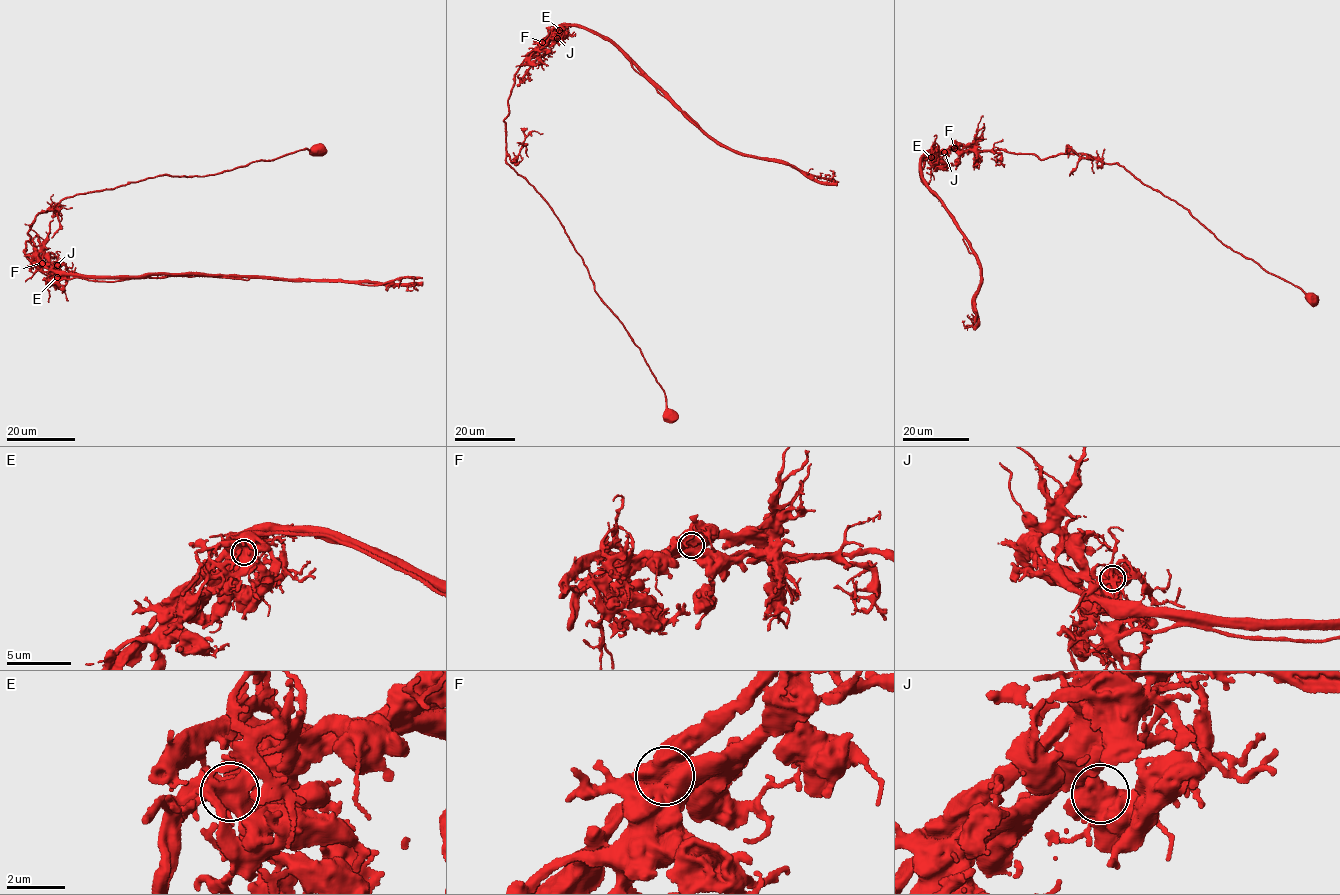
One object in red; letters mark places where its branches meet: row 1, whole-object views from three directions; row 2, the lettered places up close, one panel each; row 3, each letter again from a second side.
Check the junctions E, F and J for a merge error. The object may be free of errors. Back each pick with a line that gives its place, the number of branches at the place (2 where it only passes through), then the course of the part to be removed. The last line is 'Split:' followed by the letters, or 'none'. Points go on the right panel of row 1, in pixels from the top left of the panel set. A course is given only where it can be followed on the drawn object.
F: Place: (954, 148). Branches: 2. Course of the part to remove: (954, 148), (928, 152), (919, 168), (980, 268), (972, 300), (977, 322), (966, 327), (962, 321)
Split: F

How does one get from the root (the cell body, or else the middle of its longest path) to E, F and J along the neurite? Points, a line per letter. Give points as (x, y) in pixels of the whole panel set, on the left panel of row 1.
E: (317, 150), (320, 146), (204, 177), (163, 175), (65, 197), (38, 214), (23, 253), (57, 277)
F: (317, 150), (320, 146), (204, 177), (163, 175), (65, 197), (38, 214), (27, 232), (26, 258), (42, 263)
J: (317, 150), (320, 146), (204, 177), (163, 175), (65, 197), (38, 214), (23, 253), (29, 260), (57, 265)

